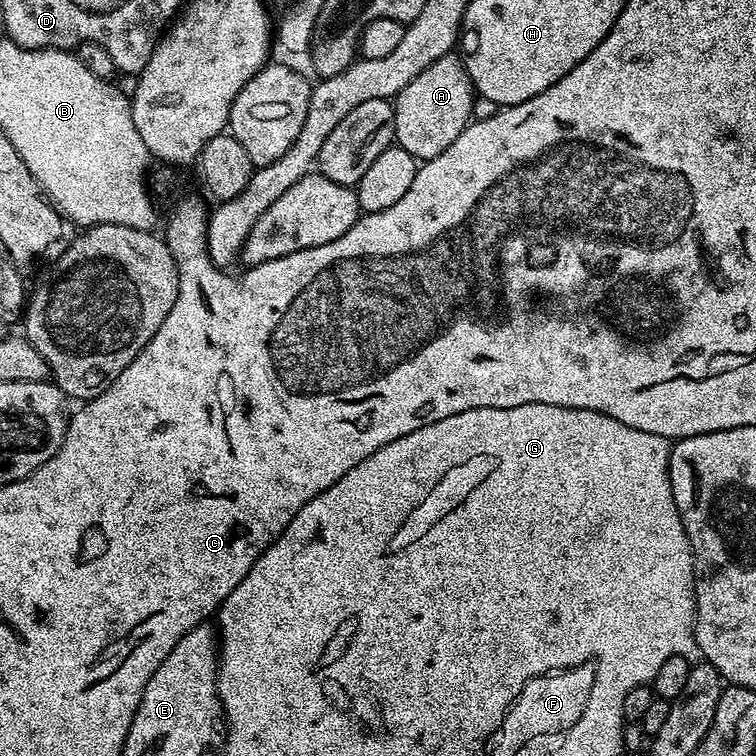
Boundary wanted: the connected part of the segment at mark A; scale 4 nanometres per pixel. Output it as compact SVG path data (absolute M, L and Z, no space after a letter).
M455 51L447 52L434 62L434 66L426 66L426 70L406 86L406 90L394 97L396 108L393 107L391 113L395 143L417 161L433 160L472 123L473 99L472 79L464 68L463 59Z

